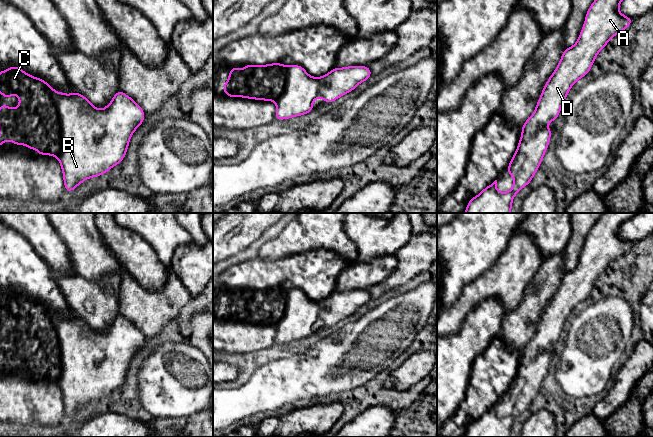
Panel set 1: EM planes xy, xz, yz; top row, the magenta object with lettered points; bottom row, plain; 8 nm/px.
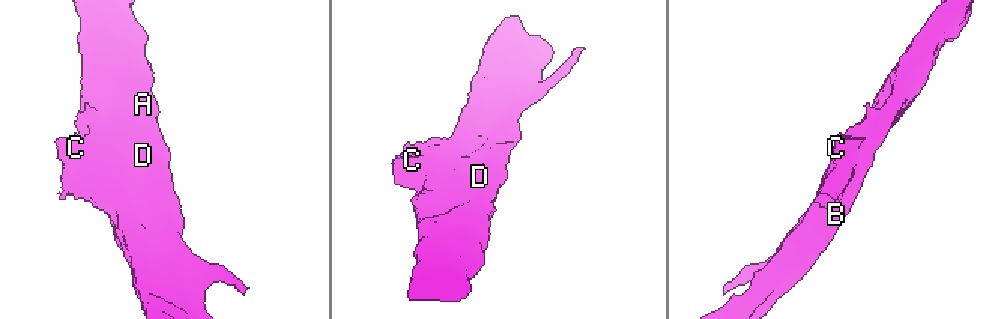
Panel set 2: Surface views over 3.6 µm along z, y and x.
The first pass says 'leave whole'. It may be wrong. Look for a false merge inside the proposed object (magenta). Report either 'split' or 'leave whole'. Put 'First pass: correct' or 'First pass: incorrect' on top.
First pass: correct
leave whole

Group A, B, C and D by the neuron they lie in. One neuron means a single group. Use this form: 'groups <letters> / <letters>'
groups A B C D

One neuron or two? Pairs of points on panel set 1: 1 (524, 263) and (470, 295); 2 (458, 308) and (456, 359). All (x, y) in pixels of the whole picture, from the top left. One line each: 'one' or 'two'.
1: one
2: two

